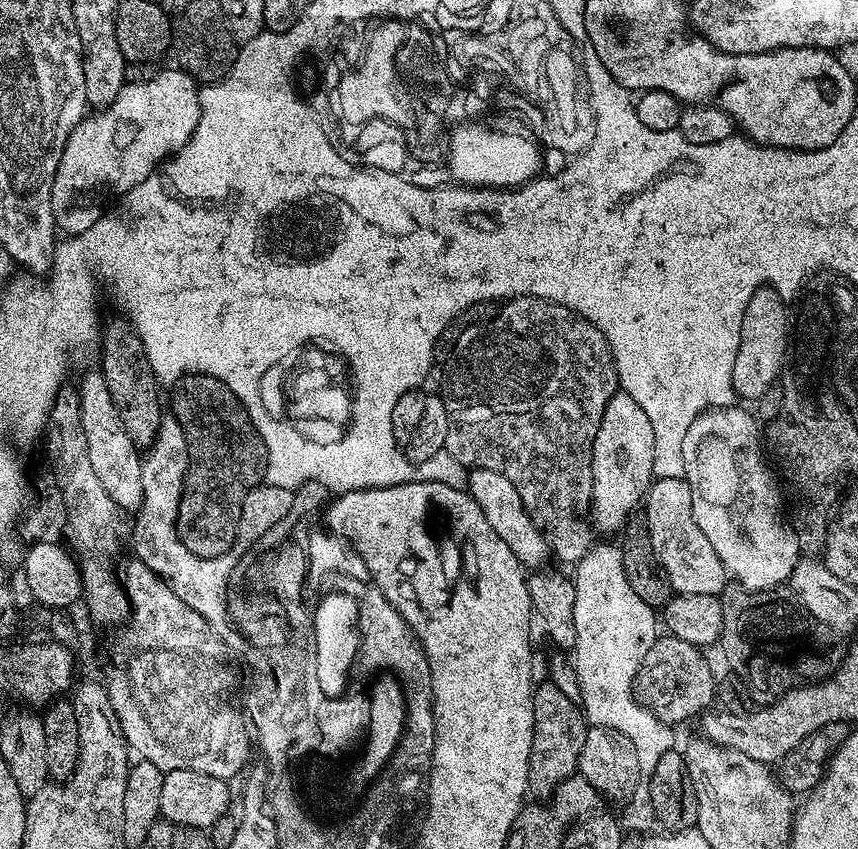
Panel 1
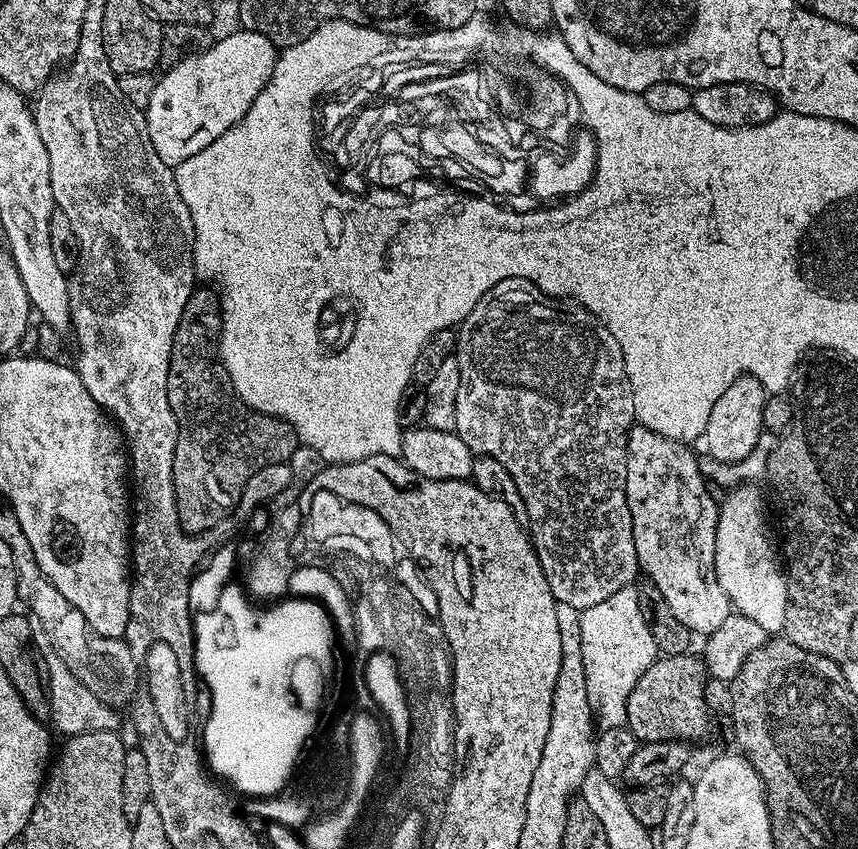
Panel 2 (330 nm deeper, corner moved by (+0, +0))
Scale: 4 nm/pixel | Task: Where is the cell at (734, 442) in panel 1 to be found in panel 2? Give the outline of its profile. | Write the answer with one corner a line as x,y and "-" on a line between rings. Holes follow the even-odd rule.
744,482
729,494
725,500
721,499
718,504
718,511
716,514
716,573
718,574
718,582
722,586
722,590
726,590
728,595
729,605
739,615
745,616
746,618
754,618
754,622
758,622
758,626
762,626
762,630
766,630
770,634
776,634
783,629
784,619
786,618
786,610
788,609
788,581
785,573
776,565
776,556
772,553
772,540
768,537
768,520
764,517
764,500
760,497
759,487
753,486
751,483

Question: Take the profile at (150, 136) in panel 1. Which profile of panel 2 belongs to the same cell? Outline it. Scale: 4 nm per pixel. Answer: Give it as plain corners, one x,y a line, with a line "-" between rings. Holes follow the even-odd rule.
235,30
229,36
218,39
211,47
195,54
185,55
177,59
176,65
163,77
157,79
154,90
150,94
150,102
146,109
150,142
154,142
154,150
162,162
175,166
186,162
186,158
194,158
198,150
206,150
214,138
222,138
226,130
230,130
244,117
246,110
258,98
258,94
266,86
270,74
276,65
278,49
257,32

